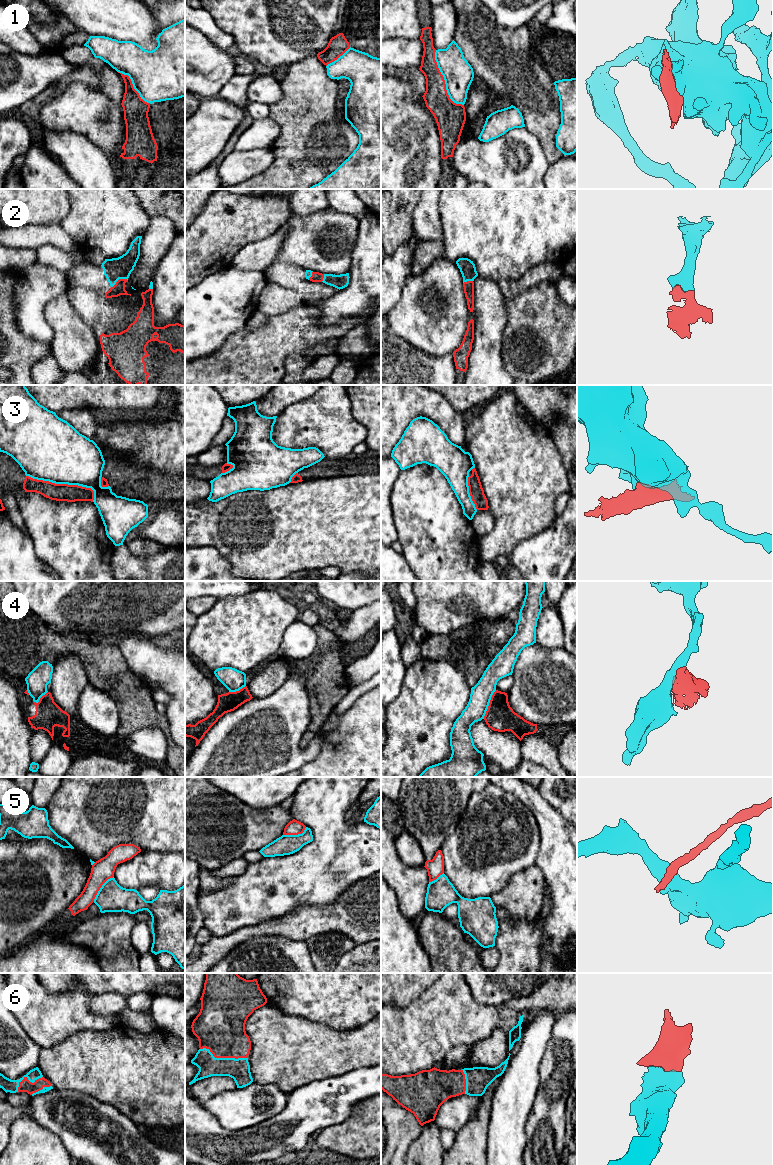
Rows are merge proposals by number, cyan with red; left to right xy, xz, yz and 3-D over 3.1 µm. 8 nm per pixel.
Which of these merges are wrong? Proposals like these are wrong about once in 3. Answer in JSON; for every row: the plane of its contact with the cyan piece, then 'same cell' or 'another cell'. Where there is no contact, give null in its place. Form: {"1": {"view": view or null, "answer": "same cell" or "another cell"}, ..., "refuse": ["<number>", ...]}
{"1": {"view": "yz", "answer": "another cell"}, "2": {"view": "xy", "answer": "same cell"}, "3": {"view": "xy", "answer": "another cell"}, "4": {"view": "yz", "answer": "another cell"}, "5": {"view": "xy", "answer": "another cell"}, "6": {"view": "xz", "answer": "same cell"}, "refuse": ["1", "3", "4", "5"]}

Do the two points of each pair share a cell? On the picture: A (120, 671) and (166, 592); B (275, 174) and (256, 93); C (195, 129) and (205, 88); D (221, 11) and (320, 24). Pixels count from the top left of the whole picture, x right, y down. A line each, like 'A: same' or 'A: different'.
A: different
B: different
C: different
D: same

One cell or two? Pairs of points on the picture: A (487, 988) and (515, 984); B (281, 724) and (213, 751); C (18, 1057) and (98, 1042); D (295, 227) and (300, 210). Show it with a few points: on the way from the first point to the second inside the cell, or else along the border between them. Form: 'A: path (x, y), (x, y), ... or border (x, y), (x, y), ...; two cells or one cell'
A: path (494, 984), (508, 984); one cell
B: path (264, 735), (246, 751), (230, 751); one cell
C: border (41, 1048), (38, 1054), (37, 1066); two cells
D: border (320, 210), (302, 217), (293, 216); two cells

